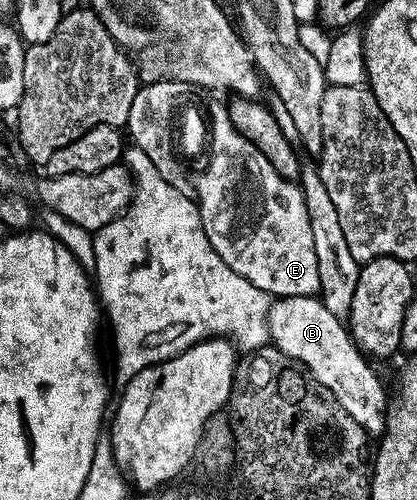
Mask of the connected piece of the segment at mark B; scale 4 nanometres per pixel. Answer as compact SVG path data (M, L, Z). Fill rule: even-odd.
M319 296L281 297L273 300L268 312L268 326L271 344L320 378L323 385L336 396L338 403L342 403L349 415L364 428L365 433L383 434L386 416L384 385L368 366L369 358L352 340L345 322L330 315Z

